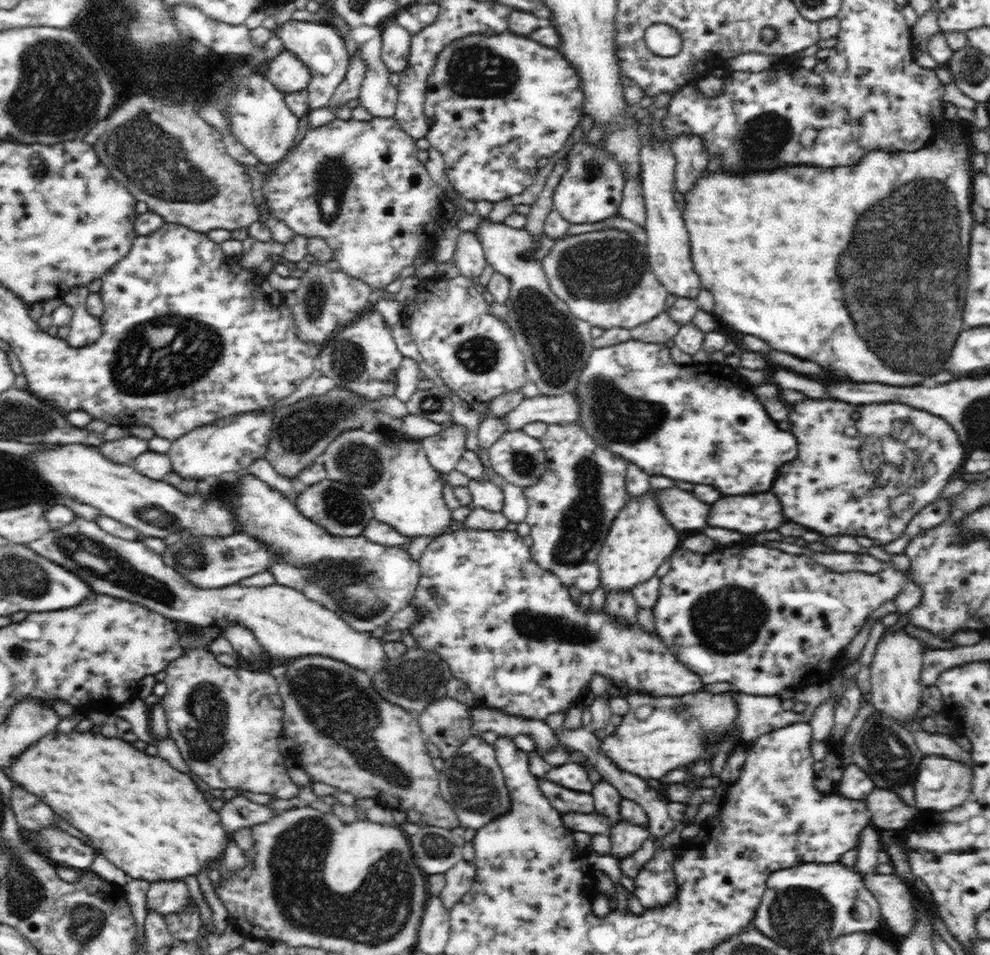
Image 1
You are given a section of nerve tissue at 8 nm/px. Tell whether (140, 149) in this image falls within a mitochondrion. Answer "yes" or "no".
yes

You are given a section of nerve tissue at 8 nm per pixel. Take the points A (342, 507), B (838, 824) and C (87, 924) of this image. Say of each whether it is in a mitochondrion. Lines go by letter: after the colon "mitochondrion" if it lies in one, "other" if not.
A: mitochondrion
B: other
C: mitochondrion

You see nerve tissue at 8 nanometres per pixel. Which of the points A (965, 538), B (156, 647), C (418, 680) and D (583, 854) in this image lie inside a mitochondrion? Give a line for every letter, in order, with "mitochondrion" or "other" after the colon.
A: other
B: other
C: mitochondrion
D: other

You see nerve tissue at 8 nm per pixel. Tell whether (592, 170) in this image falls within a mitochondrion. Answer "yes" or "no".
yes

